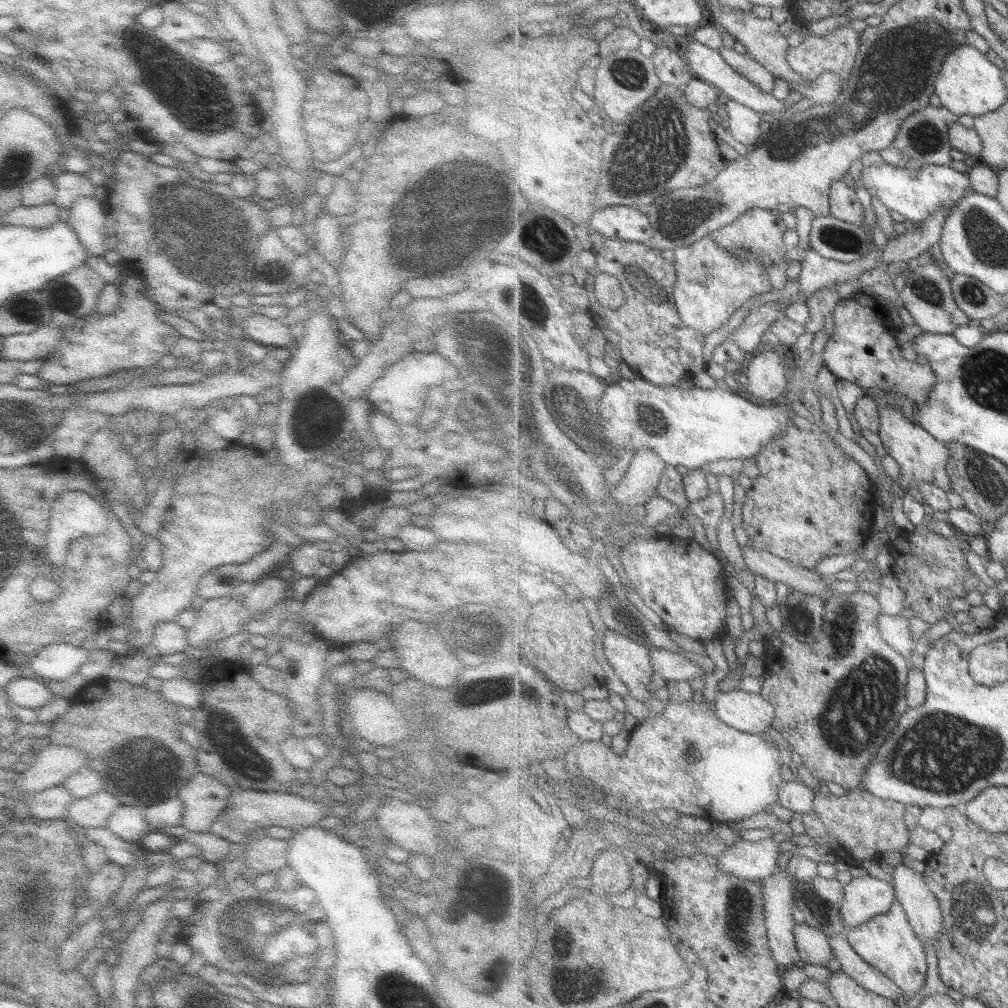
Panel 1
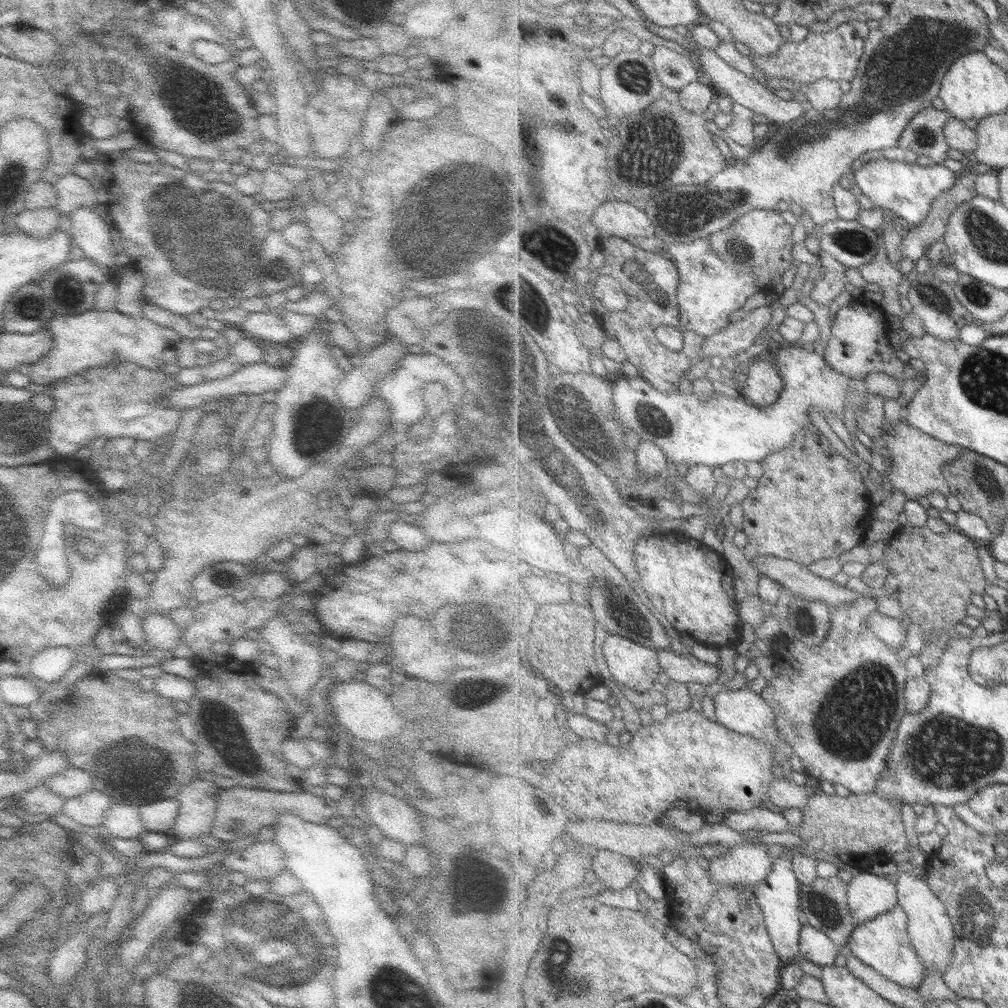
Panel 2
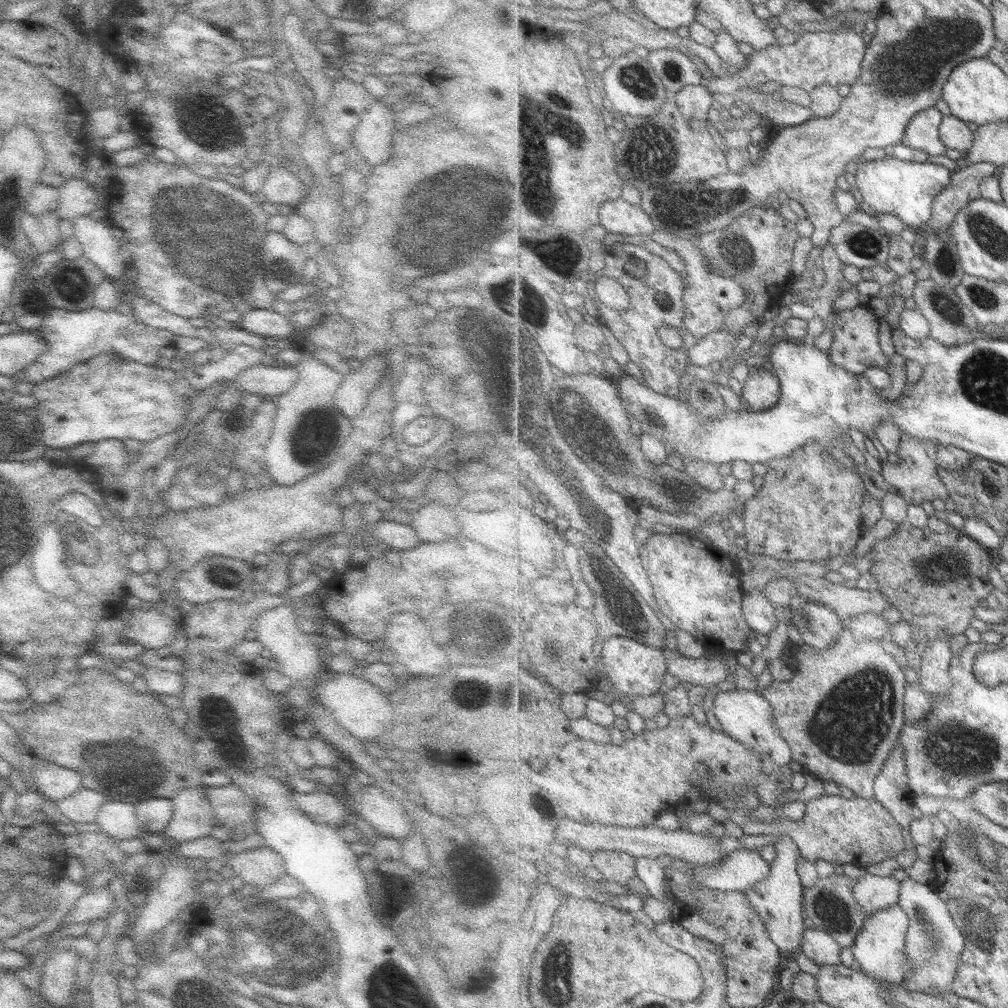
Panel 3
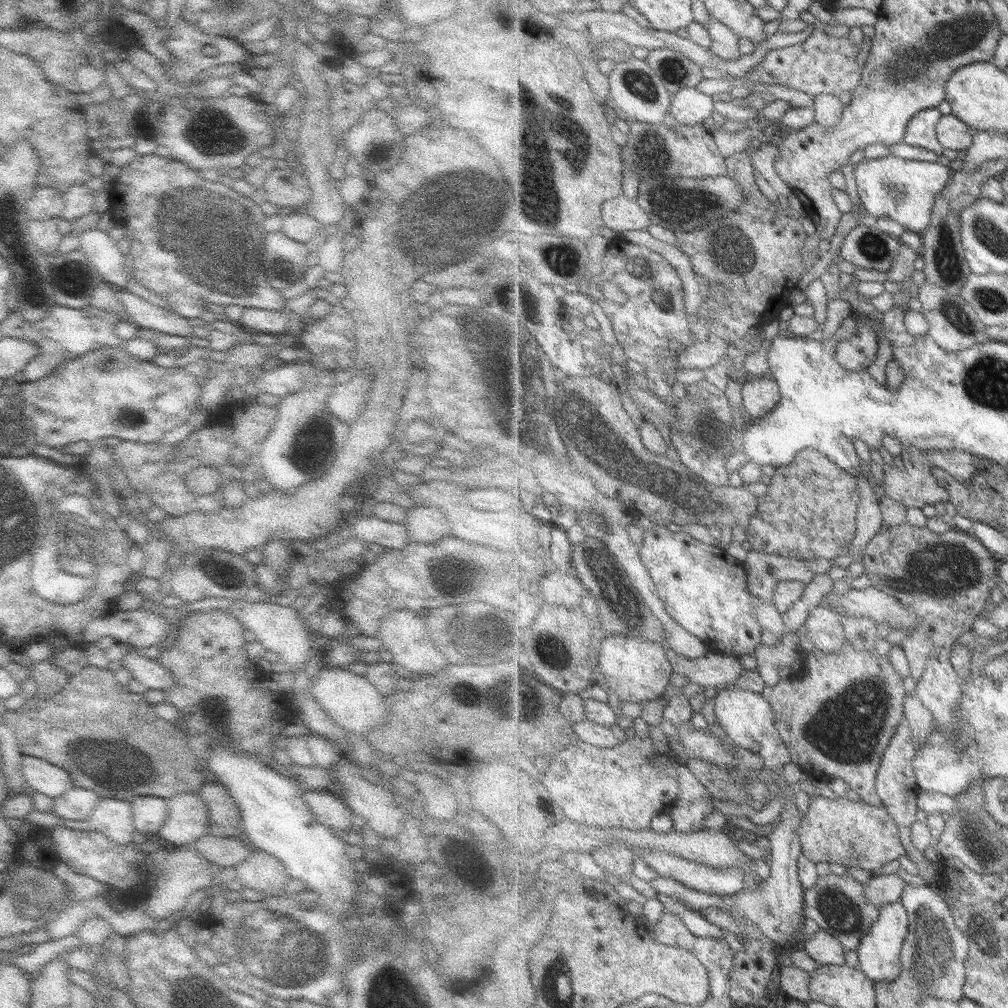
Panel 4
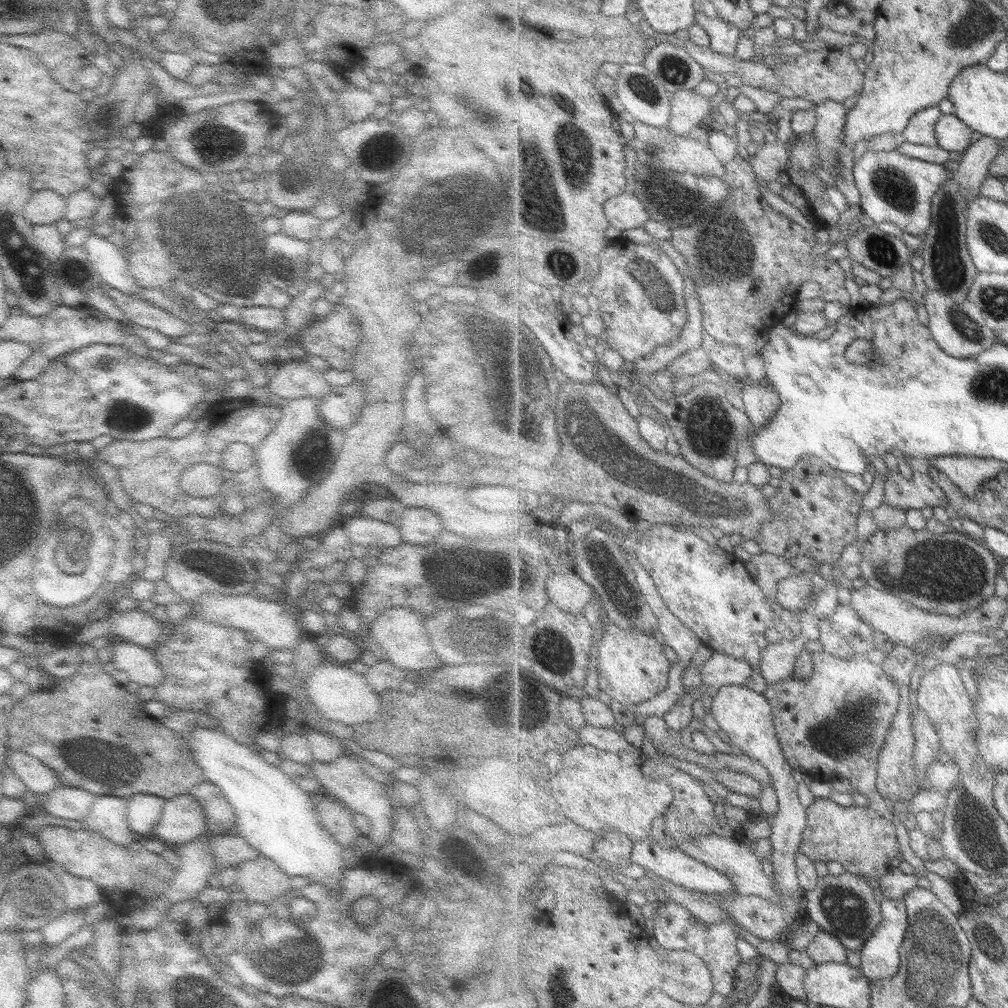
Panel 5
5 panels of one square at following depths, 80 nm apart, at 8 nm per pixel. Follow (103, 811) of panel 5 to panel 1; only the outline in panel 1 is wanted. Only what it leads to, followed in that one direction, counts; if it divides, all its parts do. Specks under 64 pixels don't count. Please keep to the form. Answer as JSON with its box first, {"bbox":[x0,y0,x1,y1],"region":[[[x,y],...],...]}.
{"bbox":[105,805,150,842],"region":[[[121,805],[113,810],[105,828],[121,841],[139,842],[150,832],[145,819],[146,814],[147,808],[143,806]]]}

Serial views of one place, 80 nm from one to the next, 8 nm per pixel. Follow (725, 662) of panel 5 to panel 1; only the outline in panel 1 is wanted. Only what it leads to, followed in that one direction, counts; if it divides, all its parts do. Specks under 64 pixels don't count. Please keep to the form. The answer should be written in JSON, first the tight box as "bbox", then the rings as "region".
{"bbox":[650,648,709,682],"region":[[[651,648],[650,651],[655,672],[661,674],[661,676],[665,676],[667,680],[687,680],[696,682],[701,678],[702,682],[703,677],[709,673],[695,662],[685,657],[685,653],[674,653],[659,648]]]}

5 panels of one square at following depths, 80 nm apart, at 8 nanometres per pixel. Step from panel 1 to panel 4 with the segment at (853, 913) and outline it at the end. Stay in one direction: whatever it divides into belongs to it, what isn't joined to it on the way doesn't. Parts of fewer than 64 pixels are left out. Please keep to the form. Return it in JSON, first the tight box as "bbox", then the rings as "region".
{"bbox":[864,873,908,907],"region":[[[892,873],[873,876],[864,885],[866,886],[868,899],[878,907],[884,907],[889,903],[899,903],[908,883],[903,878],[899,878],[896,873]]]}

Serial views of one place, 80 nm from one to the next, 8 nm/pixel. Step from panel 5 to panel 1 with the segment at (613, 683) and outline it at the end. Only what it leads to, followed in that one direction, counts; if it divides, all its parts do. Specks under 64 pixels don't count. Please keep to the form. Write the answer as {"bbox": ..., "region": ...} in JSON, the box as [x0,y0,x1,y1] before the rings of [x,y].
{"bbox":[603,629,655,702],"region":[[[607,629],[603,641],[606,666],[627,685],[631,700],[647,702],[647,688],[655,669],[651,666],[651,651],[628,636]]]}

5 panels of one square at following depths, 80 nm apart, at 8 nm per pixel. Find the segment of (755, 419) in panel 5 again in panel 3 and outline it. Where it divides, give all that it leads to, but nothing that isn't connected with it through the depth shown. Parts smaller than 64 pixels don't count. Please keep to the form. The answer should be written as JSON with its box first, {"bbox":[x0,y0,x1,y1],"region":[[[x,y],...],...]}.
{"bbox":[742,370,780,412],"region":[[[757,370],[744,381],[742,397],[753,412],[773,409],[780,399],[780,386],[773,371]]]}

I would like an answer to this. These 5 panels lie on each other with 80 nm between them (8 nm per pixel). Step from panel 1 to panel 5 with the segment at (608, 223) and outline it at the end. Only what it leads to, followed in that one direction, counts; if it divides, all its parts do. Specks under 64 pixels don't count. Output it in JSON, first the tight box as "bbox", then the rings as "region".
{"bbox":[605,192,650,231],"region":[[[622,192],[605,203],[605,212],[611,226],[624,231],[643,227],[650,219],[647,208],[634,192]]]}

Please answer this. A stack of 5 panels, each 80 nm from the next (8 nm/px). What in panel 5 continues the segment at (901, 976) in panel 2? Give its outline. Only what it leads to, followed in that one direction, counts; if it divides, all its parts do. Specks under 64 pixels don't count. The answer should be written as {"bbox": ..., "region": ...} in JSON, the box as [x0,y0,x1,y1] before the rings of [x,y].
{"bbox":[860,898,909,981],"region":[[[880,898],[883,923],[860,950],[860,968],[872,981],[888,979],[900,971],[901,947],[909,930],[903,899]]]}

